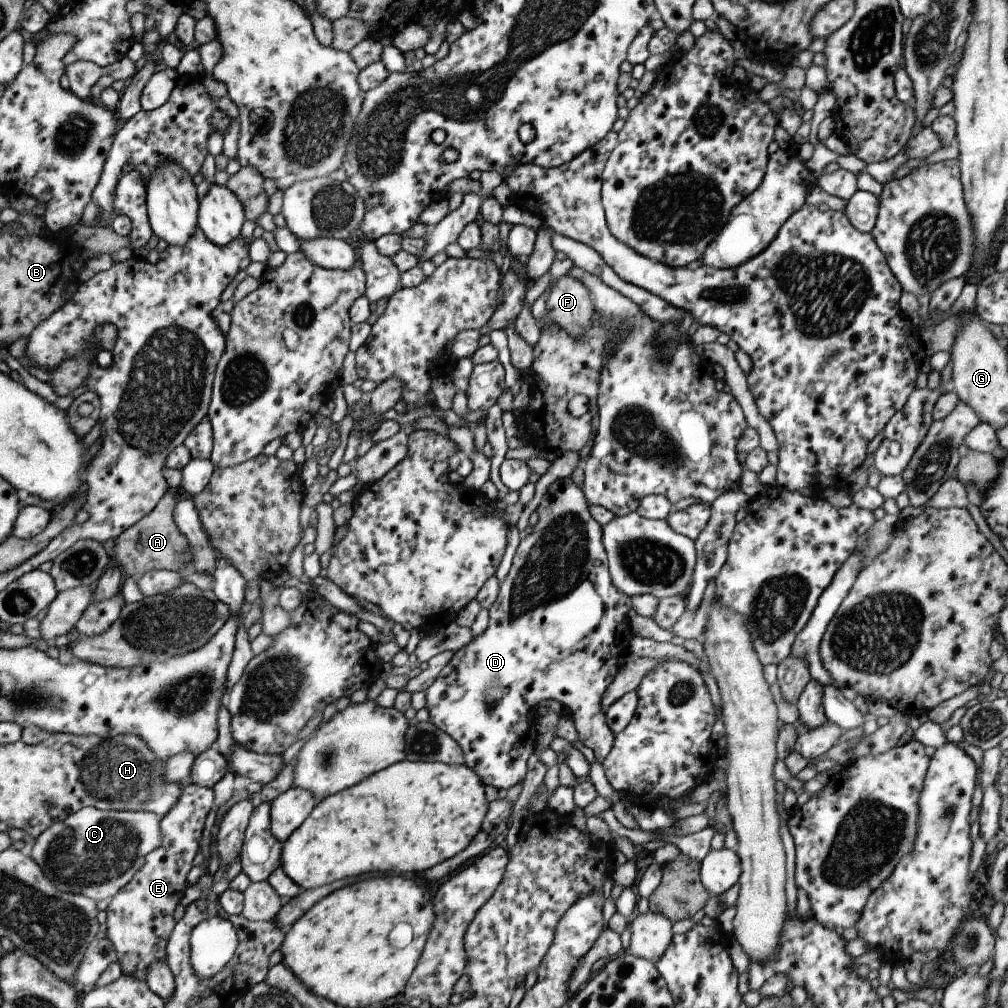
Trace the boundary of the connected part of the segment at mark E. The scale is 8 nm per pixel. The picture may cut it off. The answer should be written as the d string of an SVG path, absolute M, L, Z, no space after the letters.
M187 784L181 794L176 798L175 804L171 810L159 817L161 844L149 854L146 854L142 867L133 875L133 878L117 891L117 894L109 901L106 912L106 937L116 950L116 962L120 966L120 972L123 975L129 975L139 981L146 980L146 970L151 963L165 960L165 945L175 922L173 921L173 910L178 905L183 896L183 891L187 888L185 874L192 867L191 861L197 854L199 839L205 816L211 808L213 801L212 790L196 784Z

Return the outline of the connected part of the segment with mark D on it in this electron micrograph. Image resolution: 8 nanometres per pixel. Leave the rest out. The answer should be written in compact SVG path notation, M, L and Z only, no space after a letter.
M565 478L563 480L556 480L553 482L547 492L543 495L542 499L540 500L539 506L536 508L536 513L538 516L538 521L533 527L533 531L531 534L526 535L524 538L521 538L519 541L519 544L515 550L515 553L512 557L511 565L508 570L508 573L506 577L504 578L503 582L498 584L498 593L495 599L495 602L492 602L490 604L490 607L488 608L488 625L487 628L477 637L473 637L471 639L470 643L467 643L463 648L460 648L459 650L456 650L455 652L452 652L452 657L451 659L445 664L437 676L435 676L435 679L433 680L432 684L424 690L424 696L425 696L425 704L424 708L428 712L428 720L433 723L433 726L435 728L438 728L442 733L447 734L447 736L450 736L458 745L459 748L462 750L462 755L464 756L464 764L469 767L471 770L474 770L474 773L480 778L481 782L484 785L491 785L494 786L497 790L499 788L504 788L507 789L509 786L513 786L513 784L520 782L523 780L523 777L525 776L525 772L527 772L527 767L525 766L527 757L529 754L534 752L534 746L535 746L535 740L536 740L536 735L534 731L534 726L536 723L536 715L534 714L534 710L541 702L541 700L549 700L549 698L553 700L559 701L564 710L568 715L570 715L575 730L577 731L577 736L579 737L579 741L581 744L587 746L591 752L594 754L594 758L599 761L600 763L602 760L609 754L611 745L612 745L612 740L614 737L614 734L609 730L609 727L607 726L607 723L605 722L604 719L604 714L602 710L600 709L600 698L602 697L601 695L603 694L603 691L605 690L605 687L613 680L613 677L615 676L615 673L618 671L618 669L621 667L621 663L624 662L627 657L629 656L629 650L628 650L628 644L630 643L630 640L632 639L632 630L627 627L626 624L626 612L629 610L629 608L632 608L631 604L631 599L626 595L623 594L622 592L619 592L612 584L610 581L610 576L608 573L608 562L606 561L606 552L604 551L602 542L601 542L601 527L597 522L595 522L594 518L591 518L591 515L589 514L588 511L588 502L585 500L584 494L582 493L582 490L578 487L573 485L569 478Z

